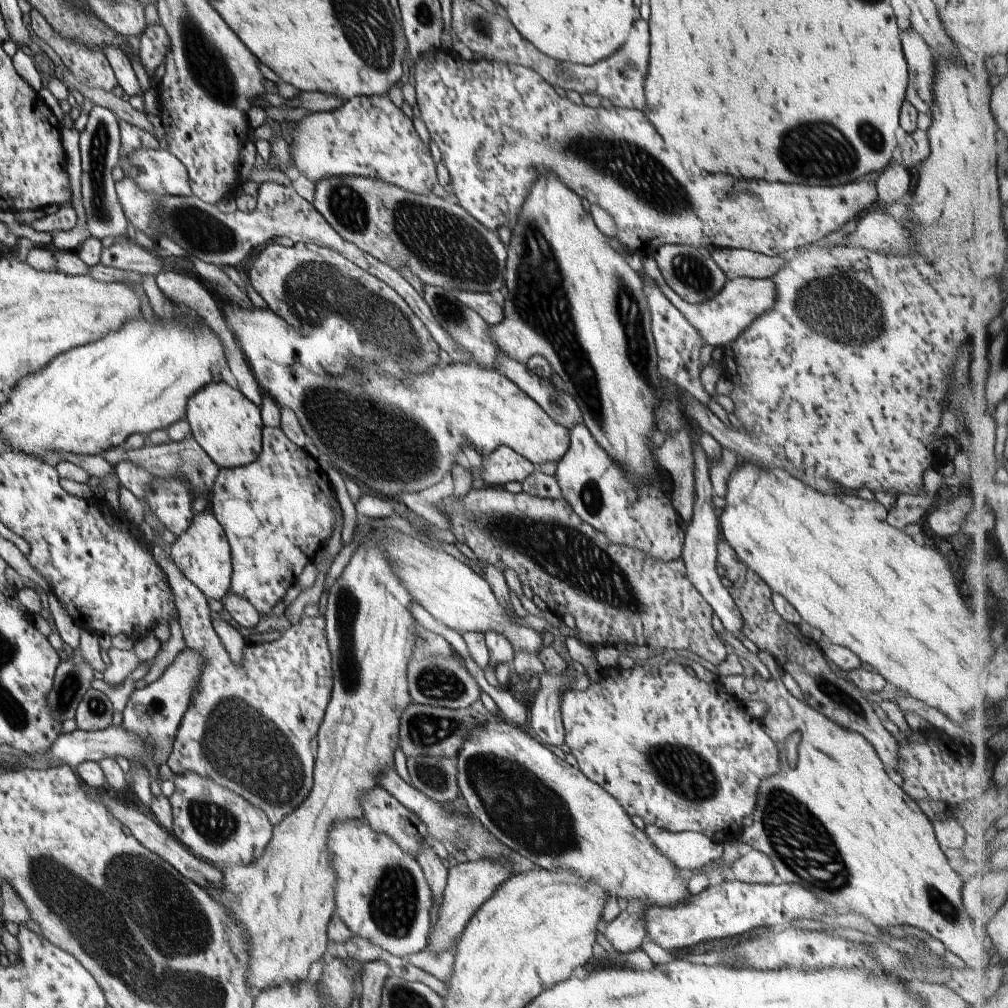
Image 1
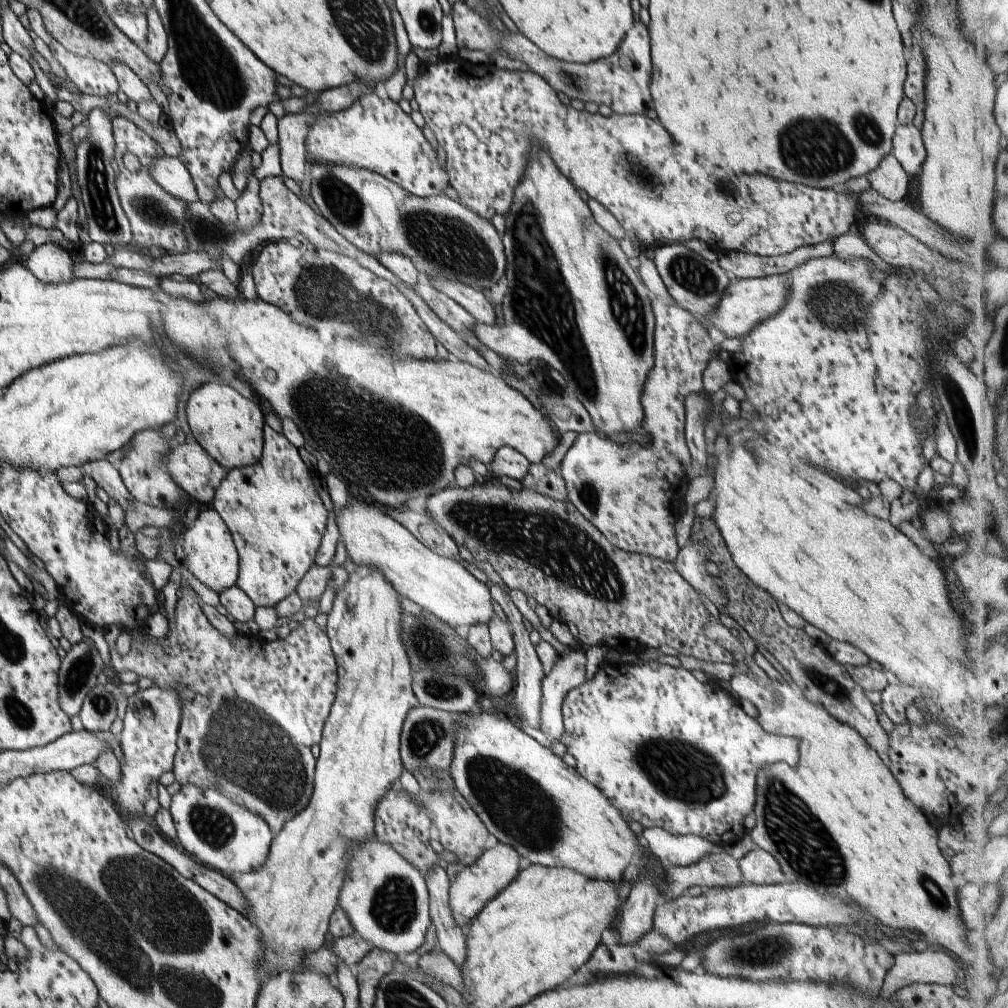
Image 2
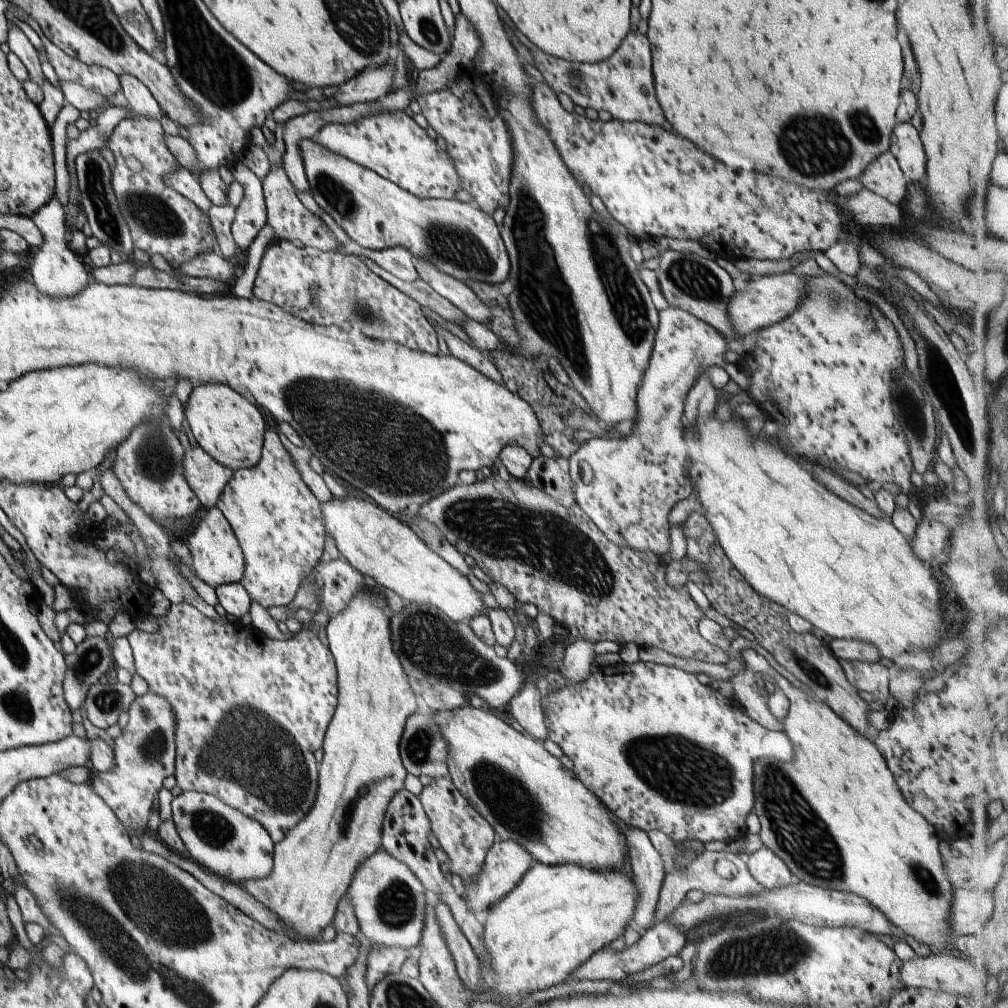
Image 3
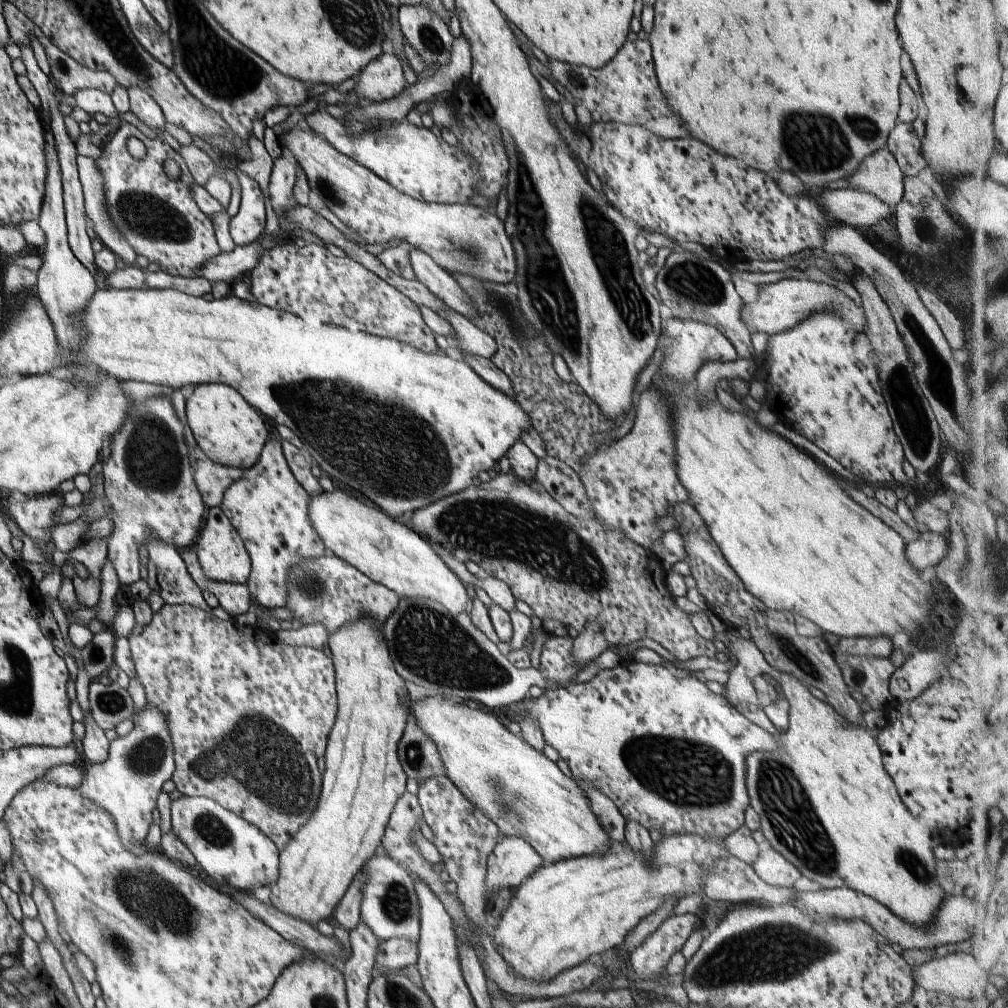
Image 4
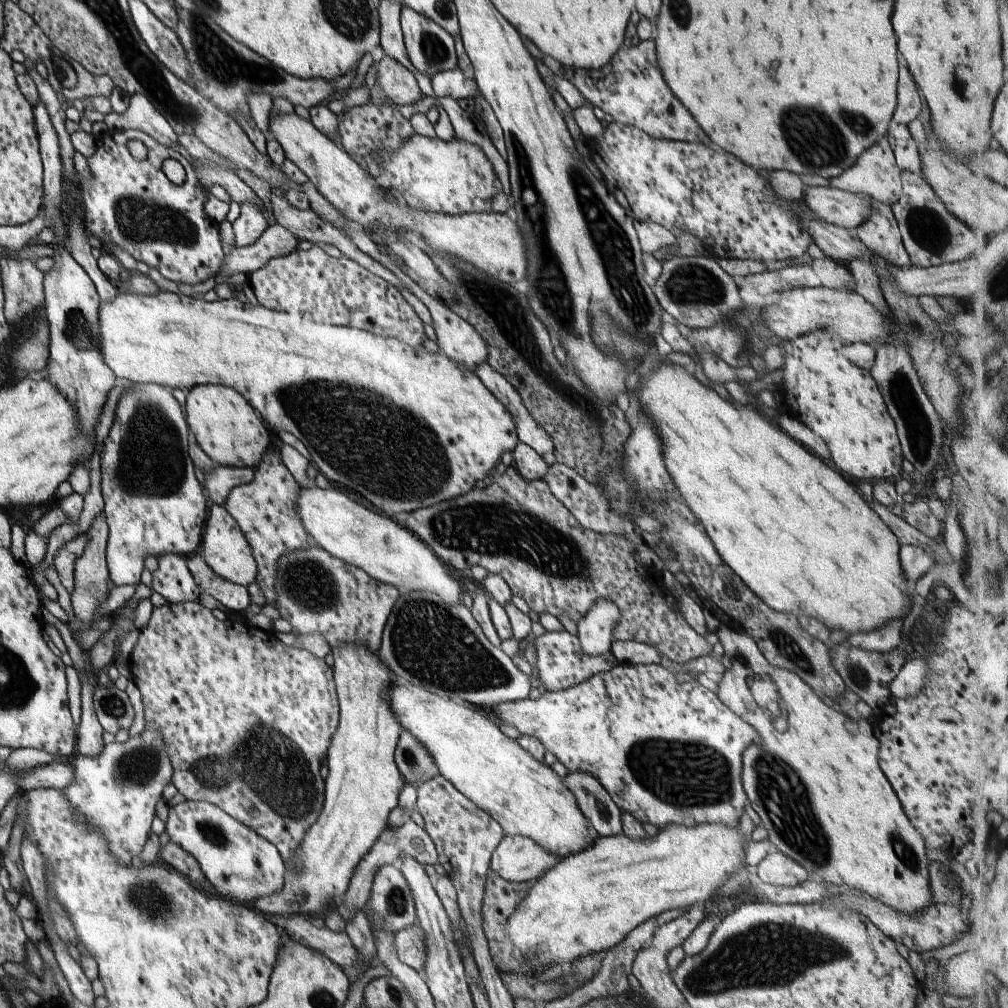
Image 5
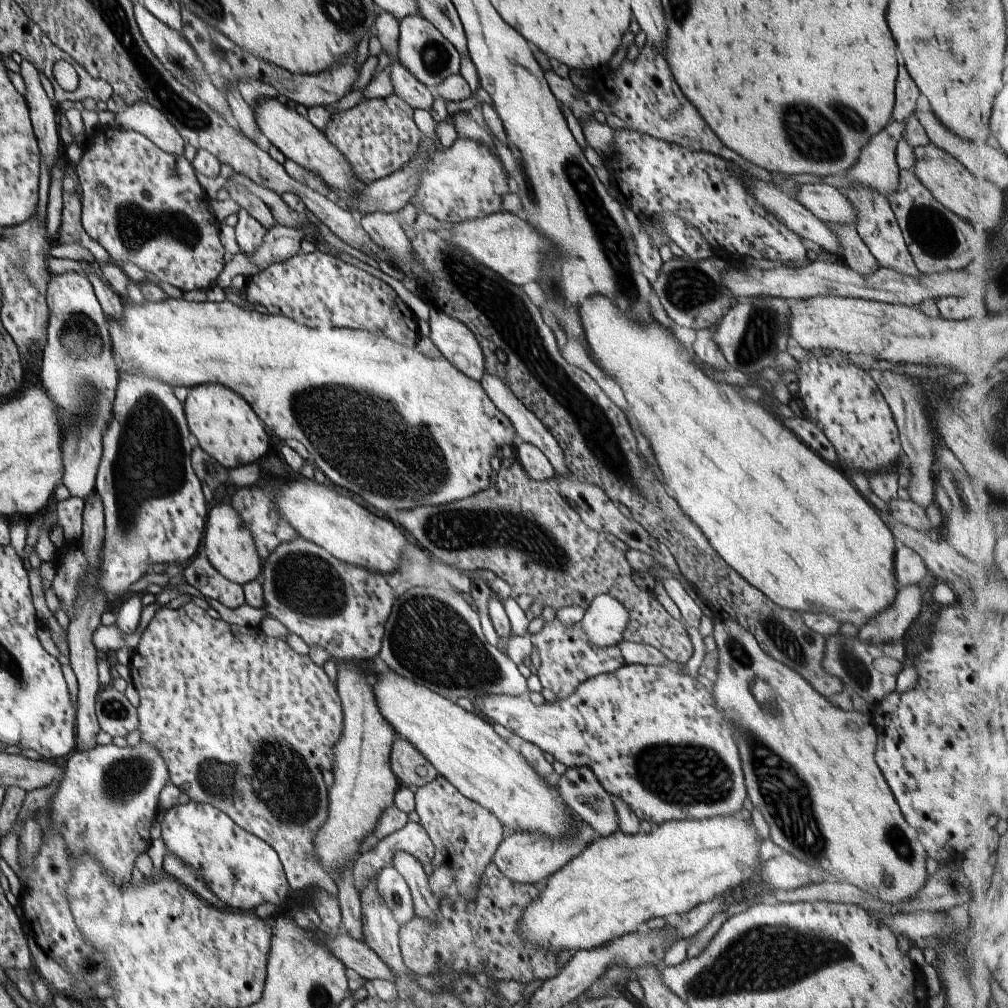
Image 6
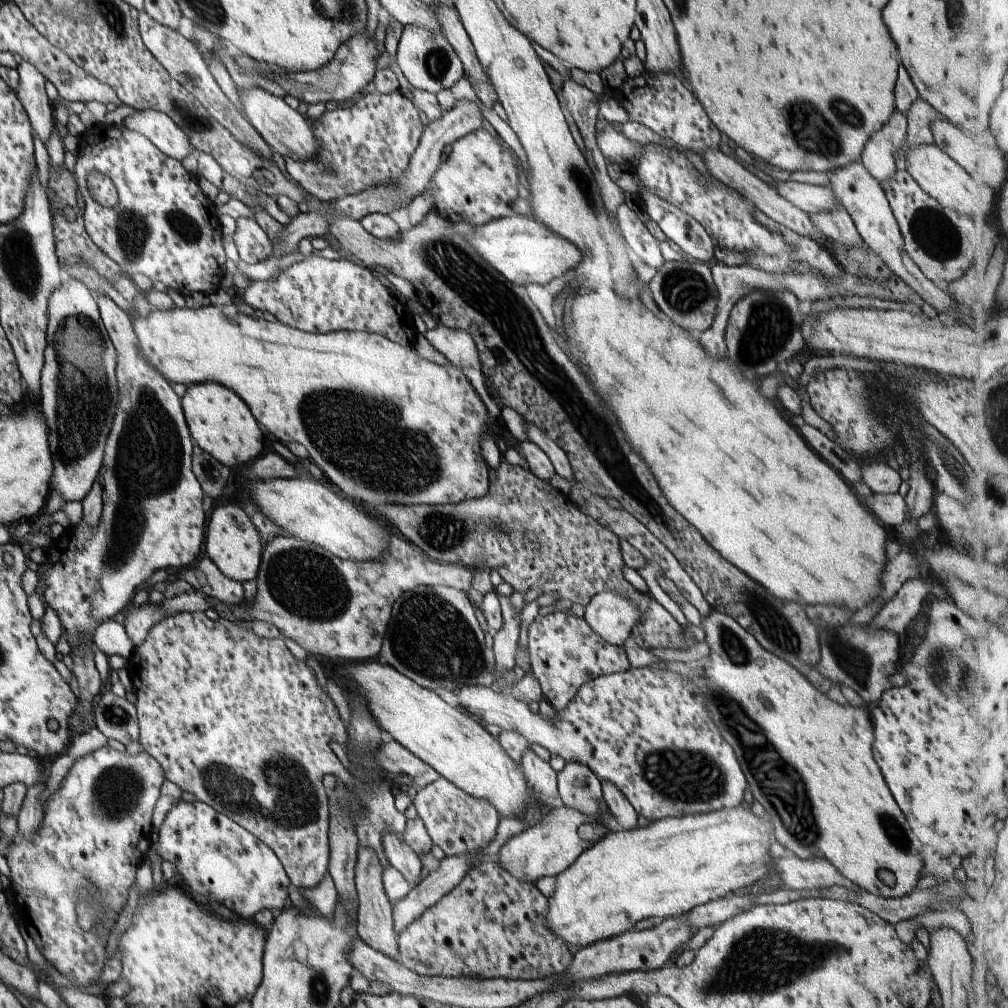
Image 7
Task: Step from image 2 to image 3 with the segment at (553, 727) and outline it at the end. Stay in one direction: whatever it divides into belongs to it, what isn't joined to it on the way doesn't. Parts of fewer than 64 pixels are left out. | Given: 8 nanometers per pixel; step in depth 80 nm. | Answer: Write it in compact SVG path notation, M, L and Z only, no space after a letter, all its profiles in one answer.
M580 636L567 642L563 667L558 671L566 679L567 685L579 683L589 676L595 659L594 645Z

